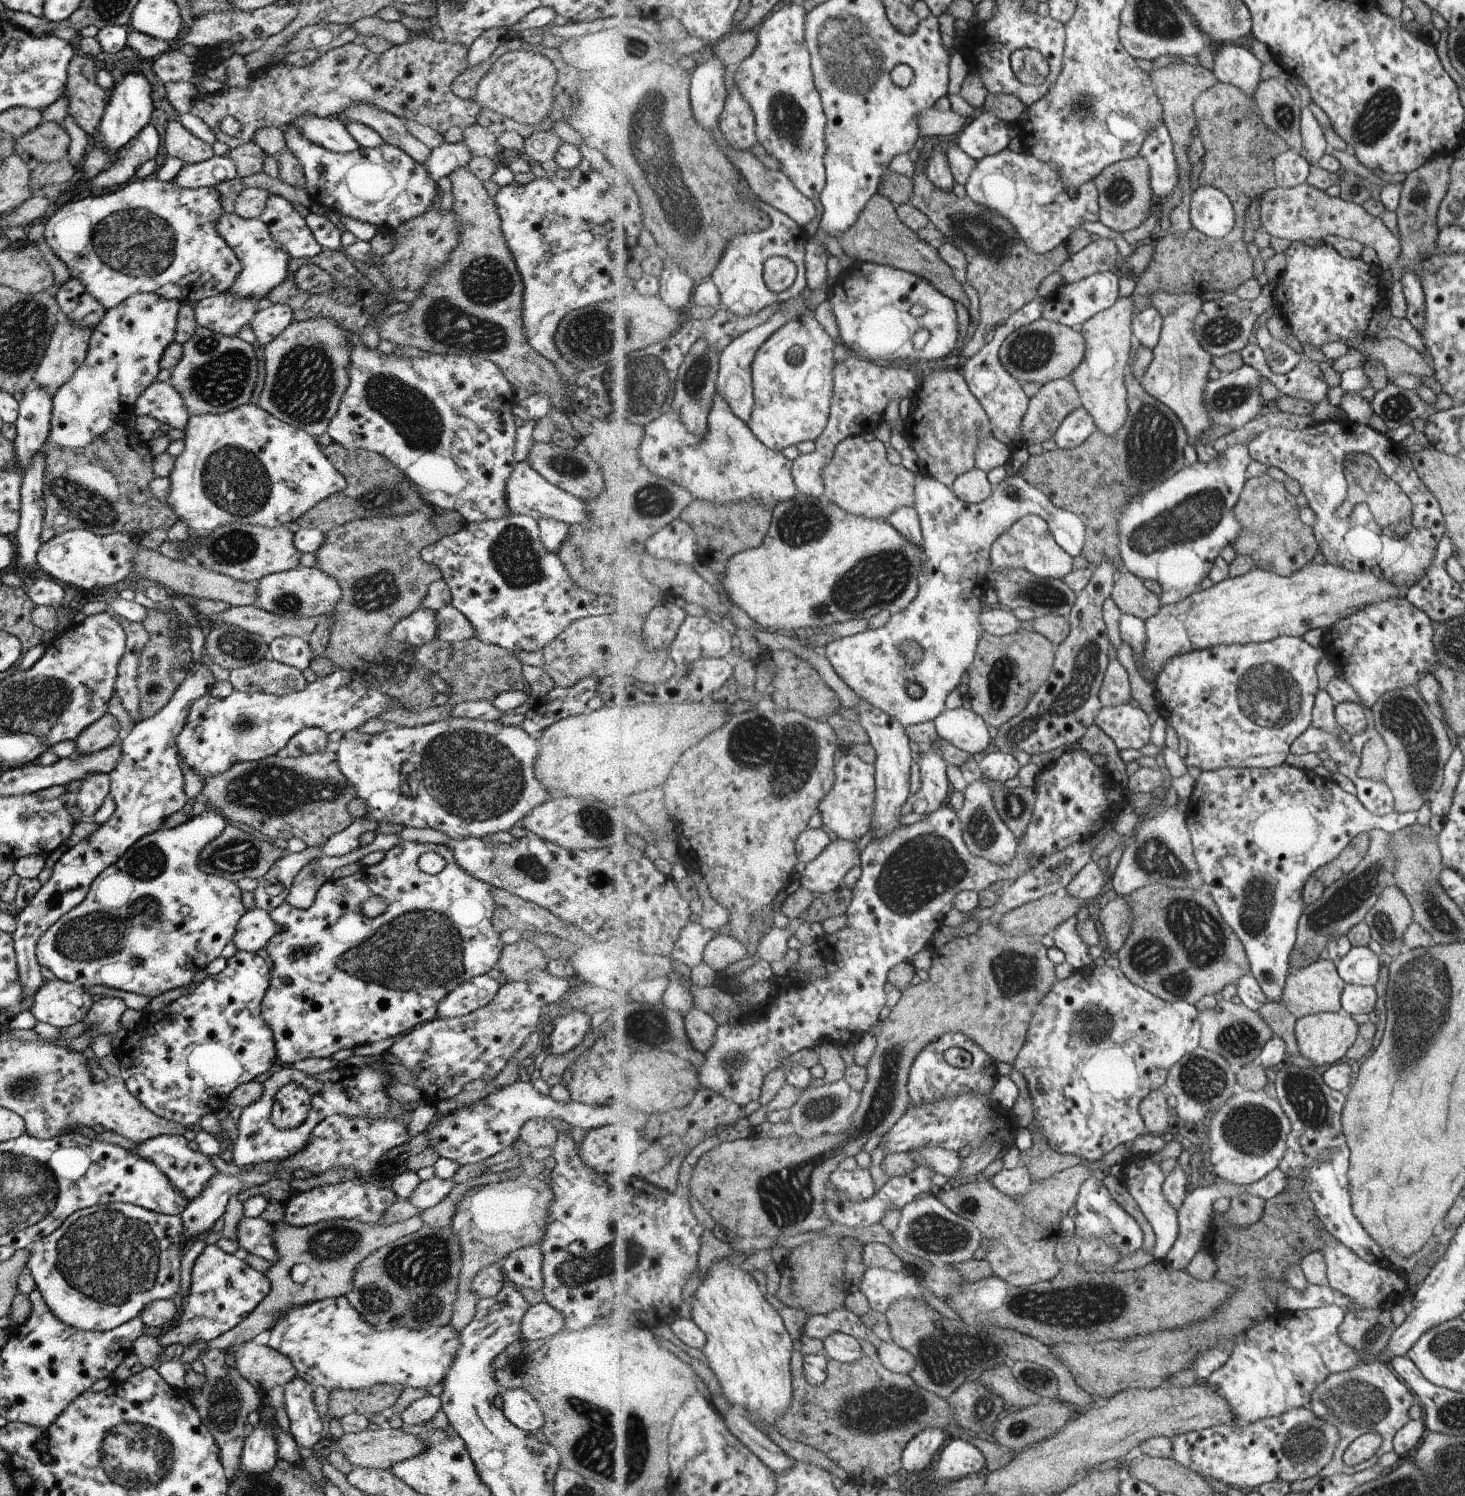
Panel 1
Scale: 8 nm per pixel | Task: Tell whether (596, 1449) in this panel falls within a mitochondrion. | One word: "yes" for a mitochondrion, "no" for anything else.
yes

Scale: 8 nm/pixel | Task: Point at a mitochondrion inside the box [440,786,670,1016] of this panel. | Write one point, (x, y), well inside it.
(596, 823)

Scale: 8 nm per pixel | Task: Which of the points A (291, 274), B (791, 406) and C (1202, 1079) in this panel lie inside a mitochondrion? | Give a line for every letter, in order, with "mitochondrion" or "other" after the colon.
A: other
B: other
C: mitochondrion

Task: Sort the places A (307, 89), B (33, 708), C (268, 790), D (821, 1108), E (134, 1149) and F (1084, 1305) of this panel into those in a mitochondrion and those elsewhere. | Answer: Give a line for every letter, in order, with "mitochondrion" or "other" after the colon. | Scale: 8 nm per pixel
A: mitochondrion
B: mitochondrion
C: mitochondrion
D: mitochondrion
E: other
F: mitochondrion

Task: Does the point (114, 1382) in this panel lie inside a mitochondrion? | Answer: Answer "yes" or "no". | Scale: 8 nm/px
no

